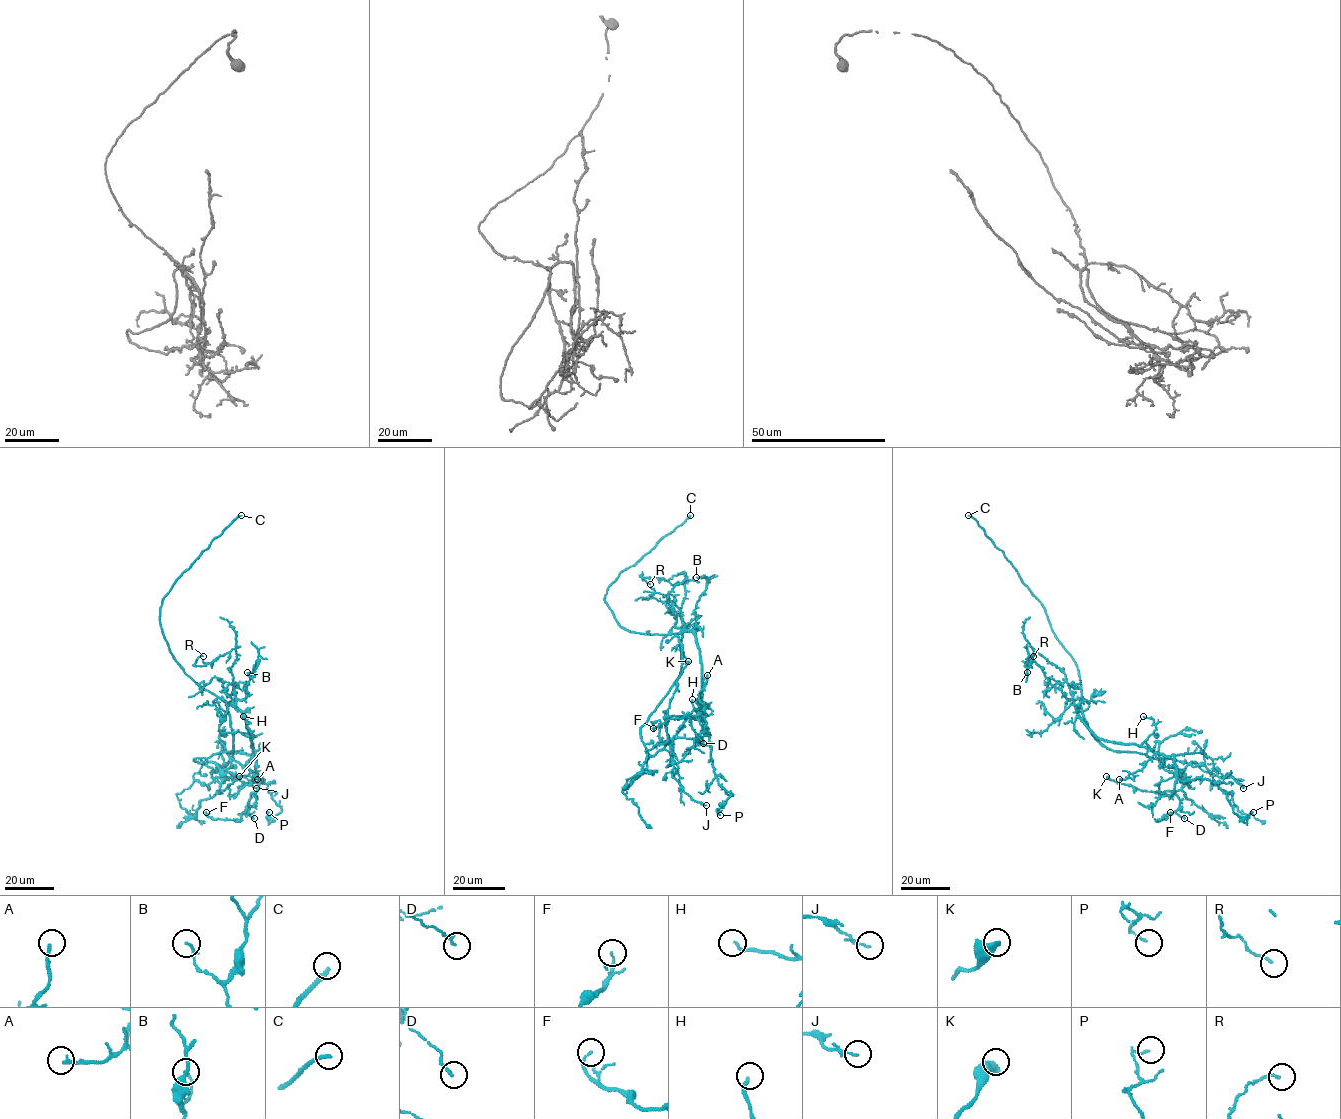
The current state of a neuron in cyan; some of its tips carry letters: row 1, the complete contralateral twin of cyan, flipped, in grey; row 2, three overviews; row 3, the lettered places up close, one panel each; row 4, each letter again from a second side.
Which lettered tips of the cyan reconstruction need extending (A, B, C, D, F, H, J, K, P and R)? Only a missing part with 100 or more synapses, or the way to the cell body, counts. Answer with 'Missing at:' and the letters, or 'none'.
Missing at: C

